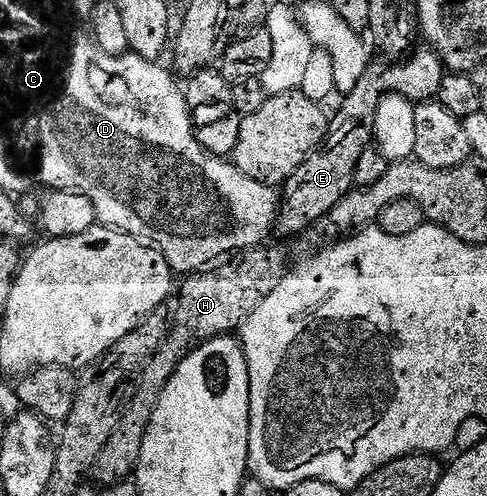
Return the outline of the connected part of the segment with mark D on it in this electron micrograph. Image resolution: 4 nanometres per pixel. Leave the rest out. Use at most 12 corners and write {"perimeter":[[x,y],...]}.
{"perimeter":[[77,42],[47,190],[194,274],[281,196],[197,142],[162,63]]}

